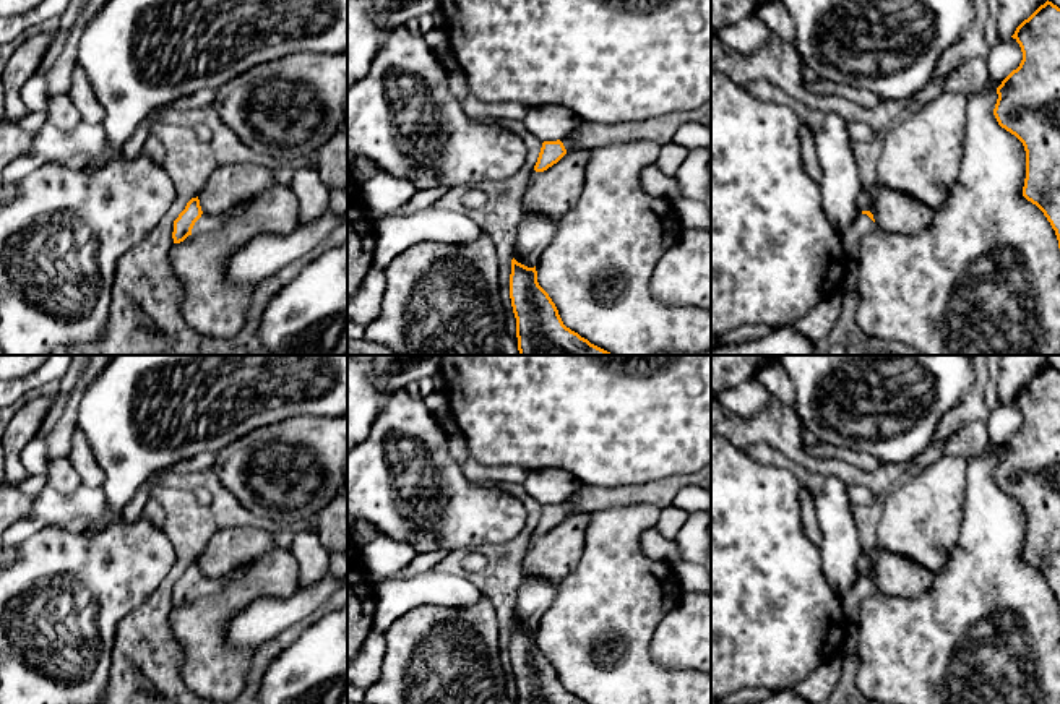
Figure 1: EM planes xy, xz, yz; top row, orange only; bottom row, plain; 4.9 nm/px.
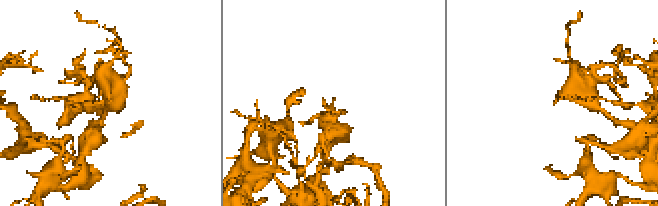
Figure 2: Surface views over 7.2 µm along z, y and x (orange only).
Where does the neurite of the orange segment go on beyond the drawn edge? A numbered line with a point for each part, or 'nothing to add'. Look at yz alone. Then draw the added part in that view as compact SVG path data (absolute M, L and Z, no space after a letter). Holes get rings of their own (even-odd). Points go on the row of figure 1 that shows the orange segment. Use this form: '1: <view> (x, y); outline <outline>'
1: yz (862, 224); outline M859 214L854 222L842 232L842 248L849 260L857 260L862 238L872 232L877 224L867 216Z

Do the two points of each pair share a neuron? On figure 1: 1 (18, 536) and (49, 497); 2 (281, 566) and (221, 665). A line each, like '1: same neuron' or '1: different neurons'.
1: same neuron
2: same neuron

